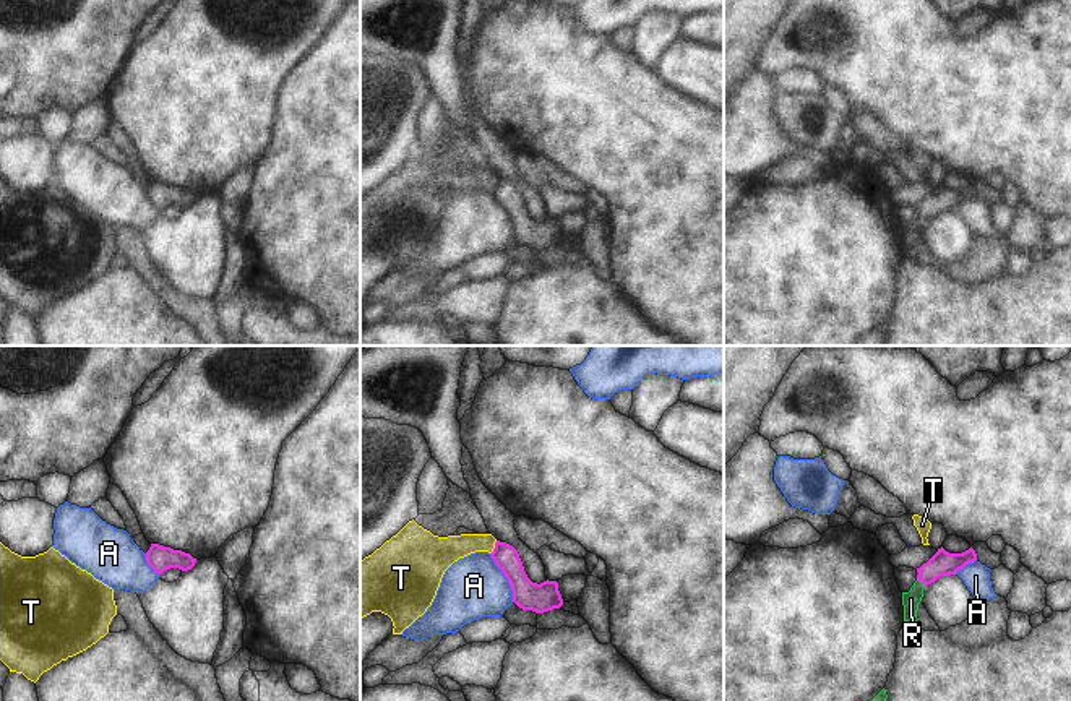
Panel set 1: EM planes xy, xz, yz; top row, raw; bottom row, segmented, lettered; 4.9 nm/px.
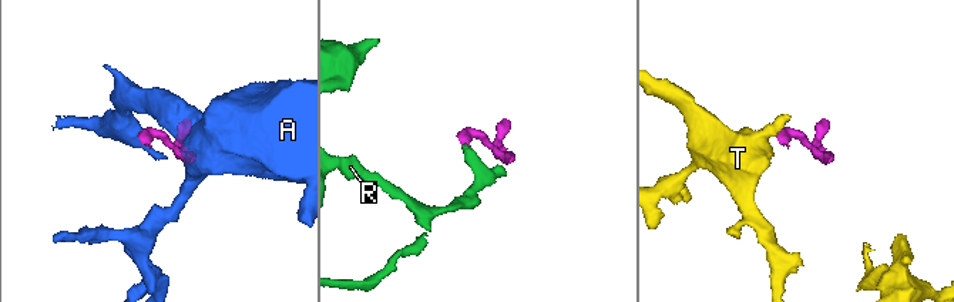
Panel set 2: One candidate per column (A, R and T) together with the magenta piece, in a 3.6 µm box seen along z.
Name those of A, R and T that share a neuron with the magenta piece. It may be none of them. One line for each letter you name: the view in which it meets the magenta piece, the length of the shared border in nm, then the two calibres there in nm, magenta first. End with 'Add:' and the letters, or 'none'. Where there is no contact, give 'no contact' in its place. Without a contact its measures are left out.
R: contact in yz; length 60 nm; calibres 130 and 90 nm
Add: R

